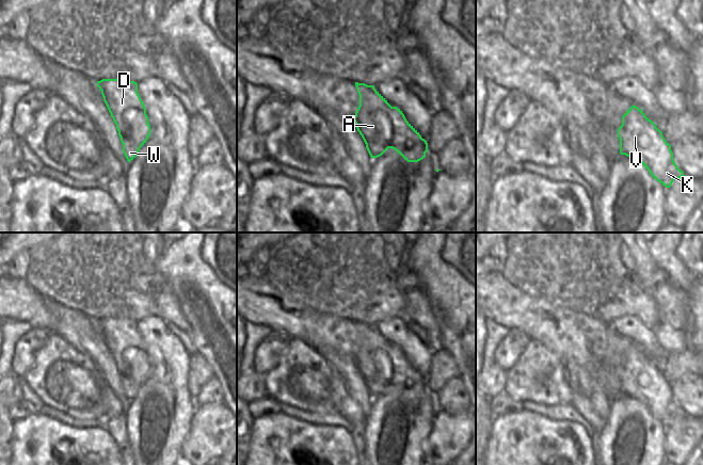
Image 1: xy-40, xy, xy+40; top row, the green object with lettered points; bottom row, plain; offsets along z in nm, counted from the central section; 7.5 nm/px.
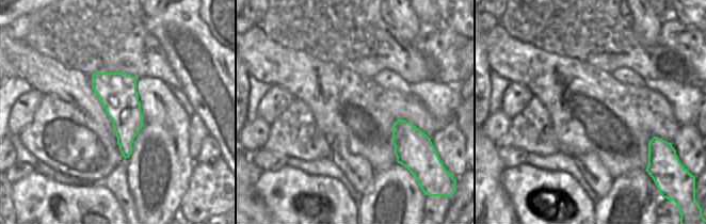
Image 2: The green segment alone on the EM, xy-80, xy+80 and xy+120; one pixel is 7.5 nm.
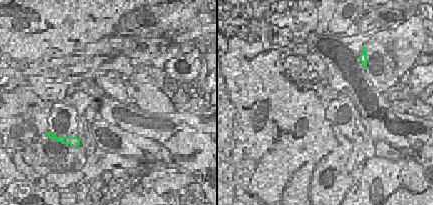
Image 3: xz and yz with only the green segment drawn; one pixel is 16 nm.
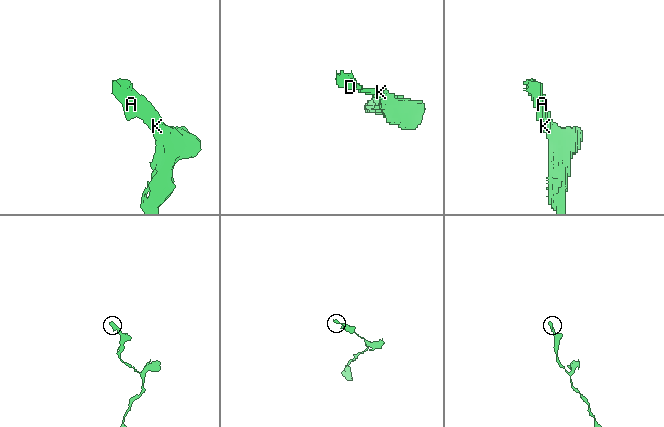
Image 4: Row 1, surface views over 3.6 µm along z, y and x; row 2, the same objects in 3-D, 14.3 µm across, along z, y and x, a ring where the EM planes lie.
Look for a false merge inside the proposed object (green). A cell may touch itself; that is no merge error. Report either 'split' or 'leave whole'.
leave whole

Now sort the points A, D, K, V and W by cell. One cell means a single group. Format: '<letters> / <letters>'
A D K V W

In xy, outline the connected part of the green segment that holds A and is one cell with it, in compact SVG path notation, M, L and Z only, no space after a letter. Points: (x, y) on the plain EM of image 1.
M355 321L360 334L360 344L353 359L362 374L371 397L382 395L388 387L395 388L408 401L418 401L426 396L428 382L419 371L406 359L397 346L392 346L374 327L374 324Z

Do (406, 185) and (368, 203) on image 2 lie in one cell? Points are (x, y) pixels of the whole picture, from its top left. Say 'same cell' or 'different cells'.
same cell

